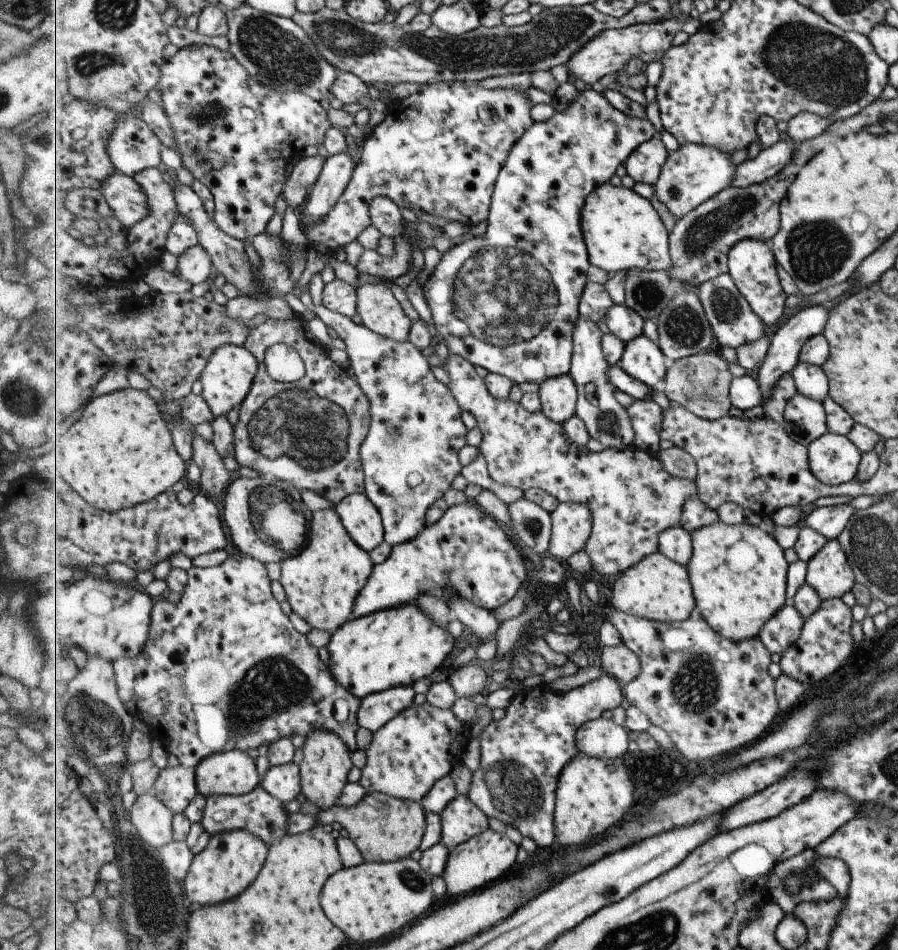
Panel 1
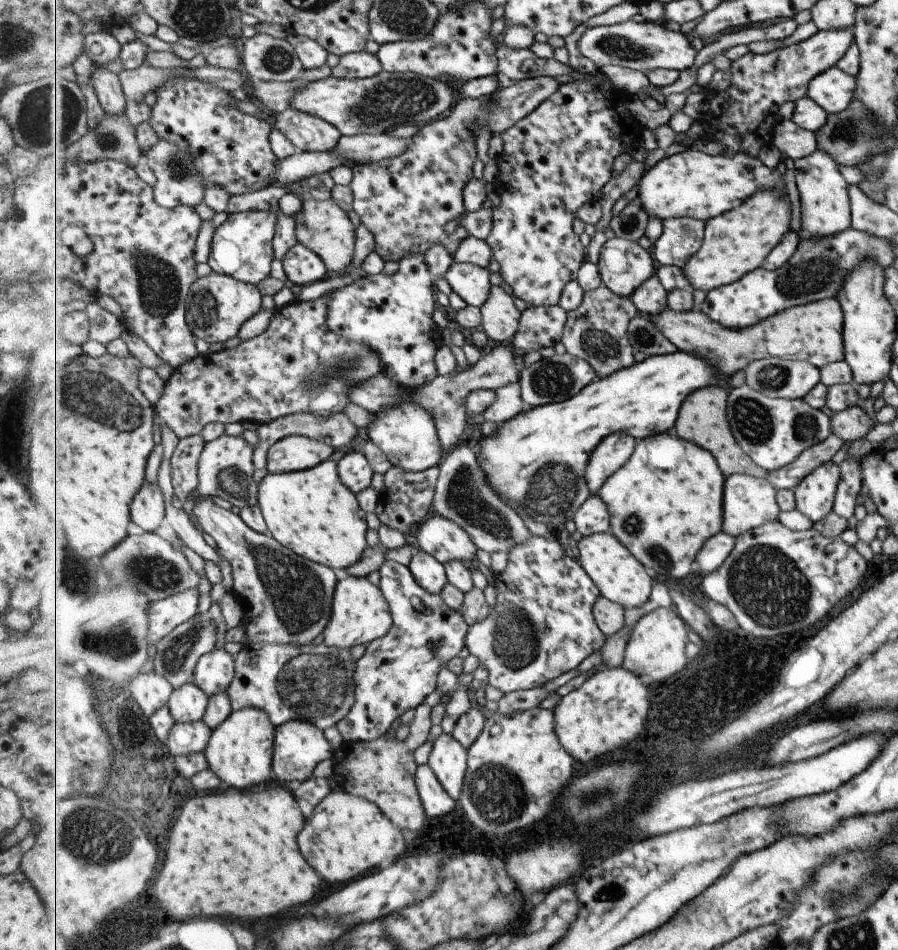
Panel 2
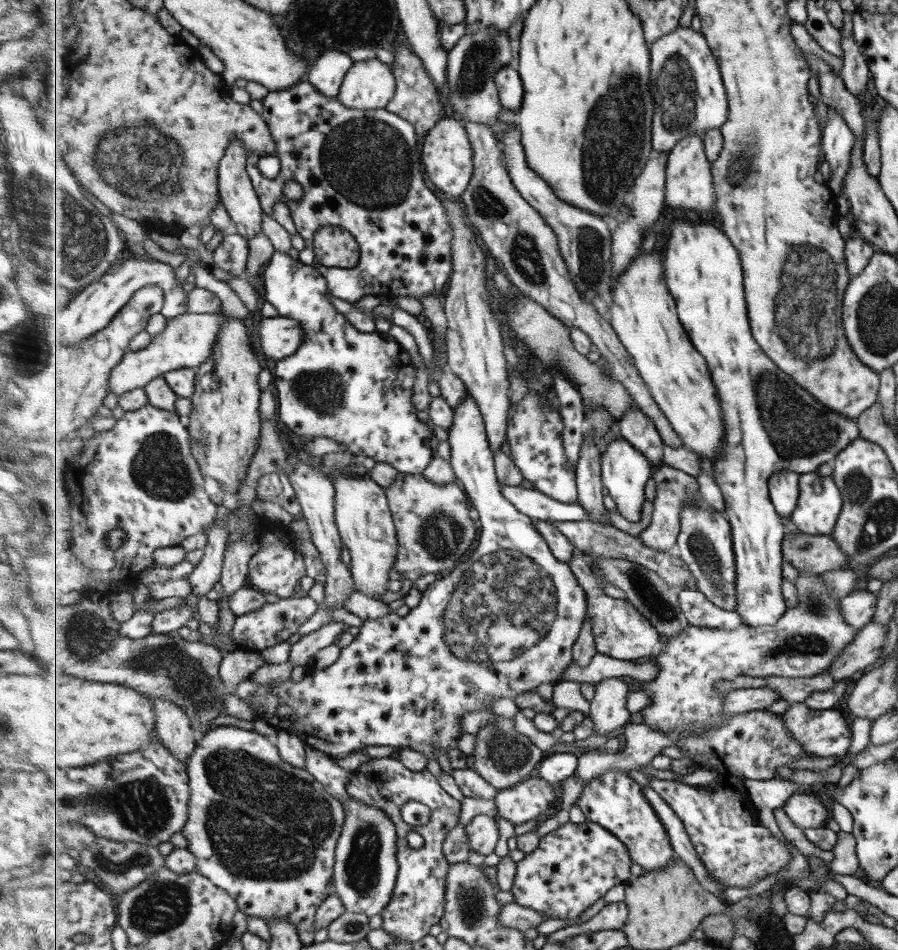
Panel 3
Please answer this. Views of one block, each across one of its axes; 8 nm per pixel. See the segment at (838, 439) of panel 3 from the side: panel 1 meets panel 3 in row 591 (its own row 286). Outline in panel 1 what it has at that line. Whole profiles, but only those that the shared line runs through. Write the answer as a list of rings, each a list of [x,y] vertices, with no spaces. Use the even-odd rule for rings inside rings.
[[[755,238],[738,242],[729,253],[728,258],[729,273],[736,281],[737,288],[747,298],[751,308],[757,312],[757,316],[765,322],[767,328],[774,328],[783,313],[785,313],[785,300],[788,294],[785,292],[784,285],[781,284],[778,260],[774,250],[769,250],[763,240]]]

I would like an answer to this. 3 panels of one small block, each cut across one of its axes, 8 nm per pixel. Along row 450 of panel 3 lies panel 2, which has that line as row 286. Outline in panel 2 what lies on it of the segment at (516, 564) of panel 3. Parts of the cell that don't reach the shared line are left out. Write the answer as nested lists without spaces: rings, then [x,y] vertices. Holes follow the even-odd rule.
[[[454,262],[446,279],[455,293],[460,294],[469,305],[482,308],[492,294],[492,272],[473,263]]]

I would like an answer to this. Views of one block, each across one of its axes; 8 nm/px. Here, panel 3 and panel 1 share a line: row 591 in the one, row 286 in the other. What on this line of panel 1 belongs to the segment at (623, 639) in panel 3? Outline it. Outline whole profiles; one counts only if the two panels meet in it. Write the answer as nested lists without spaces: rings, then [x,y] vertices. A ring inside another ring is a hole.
[[[588,282],[585,292],[581,296],[580,316],[593,320],[595,324],[605,321],[610,308],[615,306],[613,298],[609,296],[607,288],[603,284]]]

